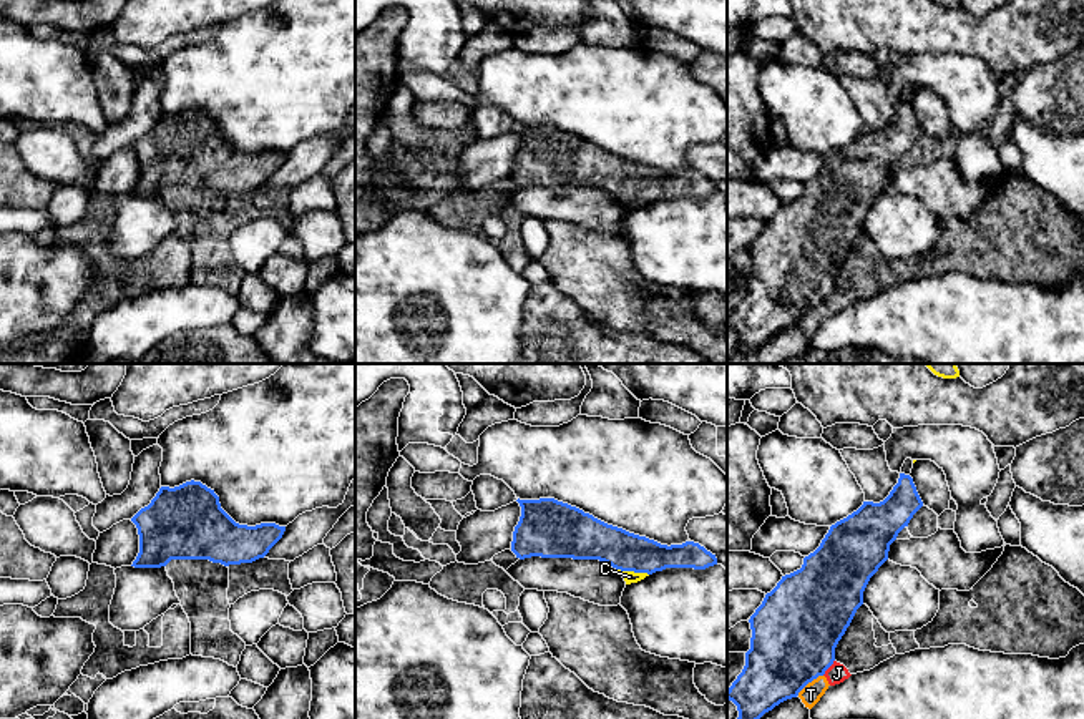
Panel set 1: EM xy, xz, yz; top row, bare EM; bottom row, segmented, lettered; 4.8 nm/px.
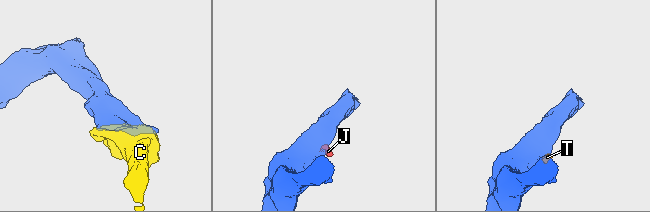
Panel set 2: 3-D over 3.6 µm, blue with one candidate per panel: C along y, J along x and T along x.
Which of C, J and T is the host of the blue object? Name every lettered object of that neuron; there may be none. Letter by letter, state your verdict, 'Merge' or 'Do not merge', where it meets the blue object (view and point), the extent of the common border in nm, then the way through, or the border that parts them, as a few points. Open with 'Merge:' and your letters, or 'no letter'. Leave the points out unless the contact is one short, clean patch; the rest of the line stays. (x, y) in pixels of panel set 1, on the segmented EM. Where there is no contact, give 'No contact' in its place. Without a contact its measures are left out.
Merge: C
C: Merge. Touches blue at xz (633, 570). Shared border 160 nm
J: Do not merge. Touches blue at yz (829, 666). Shared border 100 nm. Boundary: yz (834, 660), (822, 674)
T: Do not merge. Touches blue at yz (809, 681). Shared border 160 nm. Boundary: yz (822, 674), (814, 678), (797, 694)

